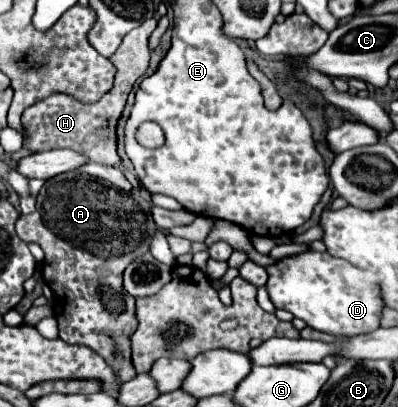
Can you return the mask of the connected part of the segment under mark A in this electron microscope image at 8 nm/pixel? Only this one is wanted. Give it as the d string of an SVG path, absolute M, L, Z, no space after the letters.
M66 172L44 182L38 194L36 210L28 216L18 218L16 234L20 236L20 240L34 242L44 250L42 278L56 294L54 316L58 320L60 338L68 344L84 344L92 348L114 368L118 380L132 380L136 372L130 360L130 336L134 334L138 322L134 316L134 298L128 296L122 288L122 272L132 260L150 250L150 242L156 234L156 224L152 220L152 204L140 194L138 188L124 192L108 180L84 172Z

